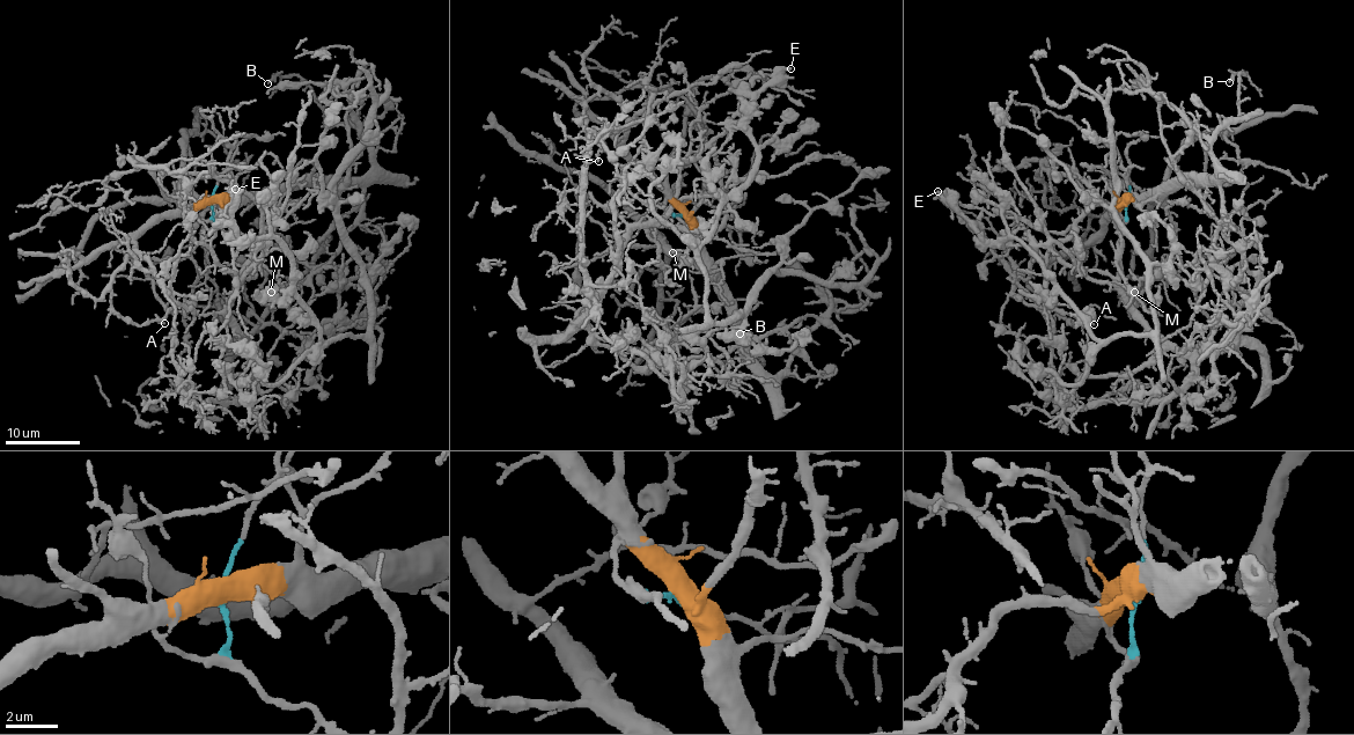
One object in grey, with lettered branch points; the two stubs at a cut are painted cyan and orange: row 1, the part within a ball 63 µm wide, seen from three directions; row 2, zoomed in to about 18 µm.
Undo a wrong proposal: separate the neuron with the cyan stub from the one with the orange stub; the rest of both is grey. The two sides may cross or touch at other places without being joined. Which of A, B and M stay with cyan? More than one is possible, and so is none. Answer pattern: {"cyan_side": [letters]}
{"cyan_side": ["M"]}

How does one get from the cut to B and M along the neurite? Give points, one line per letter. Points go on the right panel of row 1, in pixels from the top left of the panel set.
B: (1125, 201), (1161, 198), (1182, 184), (1211, 184), (1211, 142), (1238, 117), (1244, 73), (1235, 73), (1229, 82)
M: (1125, 201), (1126, 219), (1116, 257), (1124, 281), (1133, 292)

